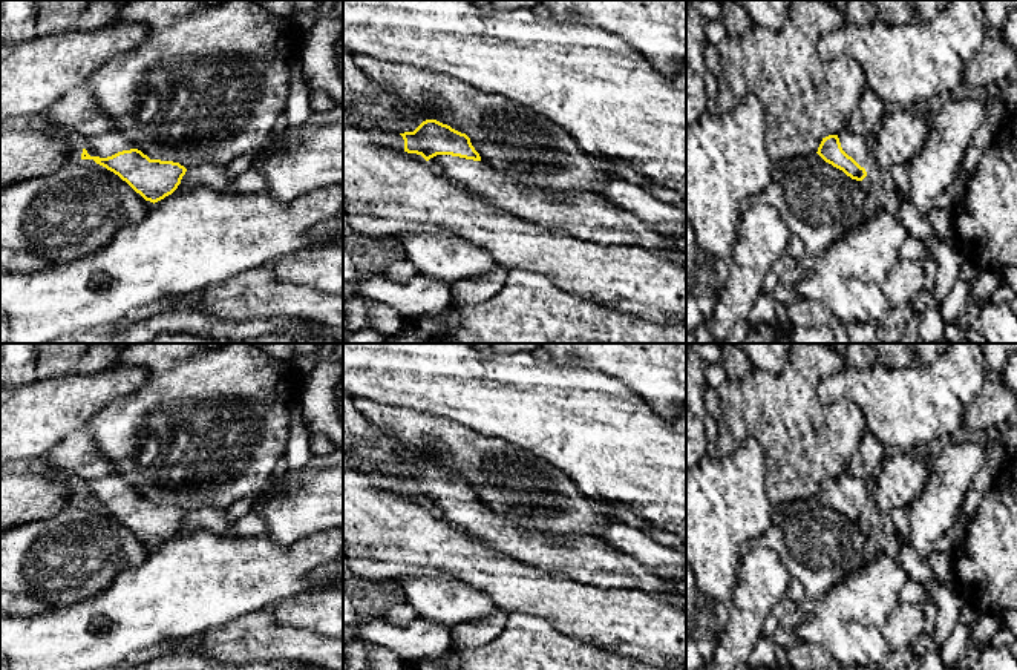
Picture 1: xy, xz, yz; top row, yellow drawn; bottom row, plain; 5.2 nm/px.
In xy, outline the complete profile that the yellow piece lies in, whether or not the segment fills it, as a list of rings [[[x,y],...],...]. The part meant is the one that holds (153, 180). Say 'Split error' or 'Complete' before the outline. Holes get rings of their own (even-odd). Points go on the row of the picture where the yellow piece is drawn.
Split error. [[[116,129],[89,140],[81,159],[93,159],[113,172],[153,204],[172,195],[187,172],[179,163],[150,159]]]

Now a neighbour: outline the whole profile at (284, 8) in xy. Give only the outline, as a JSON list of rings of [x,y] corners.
[[[256,0],[256,2],[282,18],[288,18],[297,9],[293,0]]]

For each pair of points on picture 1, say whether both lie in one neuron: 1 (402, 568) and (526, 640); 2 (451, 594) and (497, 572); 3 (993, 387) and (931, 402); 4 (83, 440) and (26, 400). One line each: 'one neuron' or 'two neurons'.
1: two neurons
2: two neurons
3: two neurons
4: two neurons

